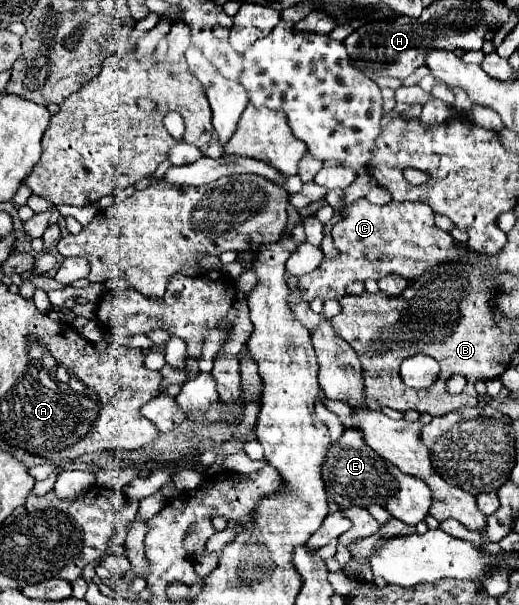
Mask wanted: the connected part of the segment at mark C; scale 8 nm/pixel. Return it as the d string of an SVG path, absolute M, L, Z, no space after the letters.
M359 198L345 206L343 220L333 226L331 236L339 256L323 260L313 272L299 276L297 288L307 302L313 298L341 300L347 284L355 280L379 280L387 274L401 274L407 280L415 280L433 266L459 258L455 240L449 232L443 232L433 224L433 210L421 202L393 200L385 206L375 206L367 198Z

